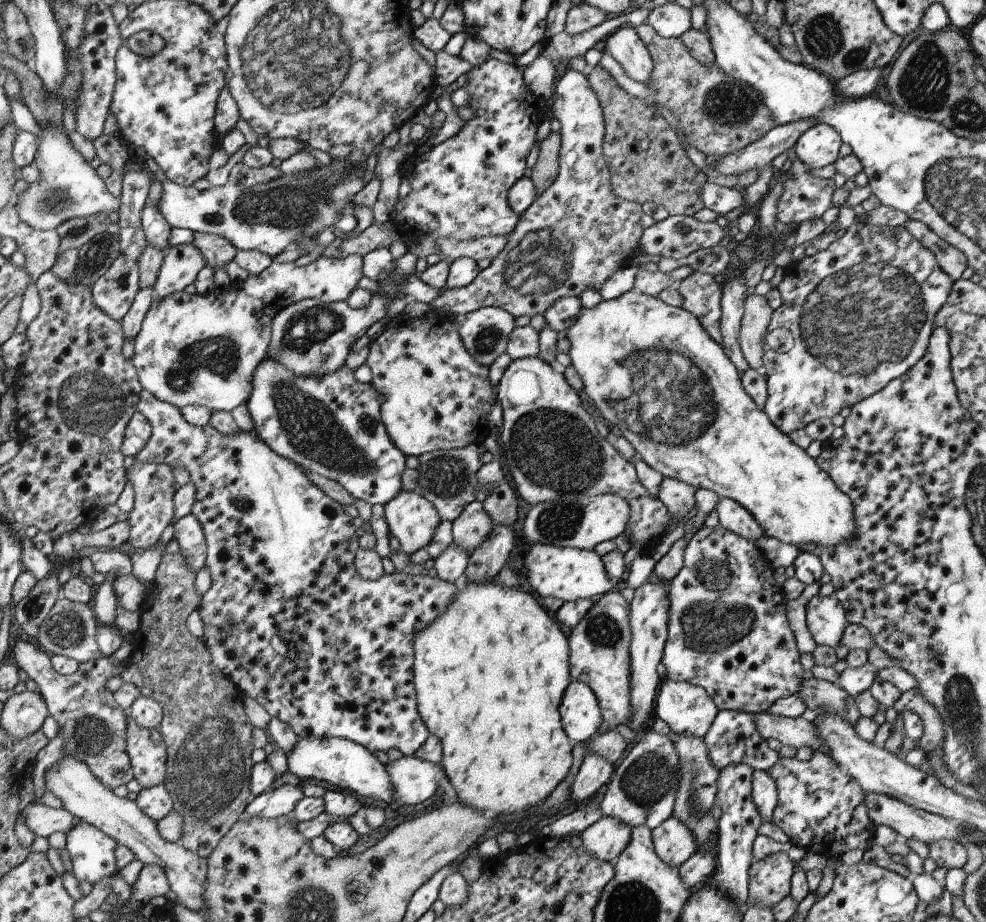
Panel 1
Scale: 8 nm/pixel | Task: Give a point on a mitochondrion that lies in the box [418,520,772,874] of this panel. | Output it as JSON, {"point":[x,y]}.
{"point":[715,619]}

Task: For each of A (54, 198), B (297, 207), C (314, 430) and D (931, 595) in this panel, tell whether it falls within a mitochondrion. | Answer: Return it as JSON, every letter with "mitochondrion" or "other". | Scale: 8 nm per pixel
{"A":"mitochondrion","B":"mitochondrion","C":"mitochondrion","D":"other"}

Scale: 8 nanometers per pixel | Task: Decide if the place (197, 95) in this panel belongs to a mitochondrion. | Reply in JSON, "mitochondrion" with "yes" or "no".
{"mitochondrion":"no"}

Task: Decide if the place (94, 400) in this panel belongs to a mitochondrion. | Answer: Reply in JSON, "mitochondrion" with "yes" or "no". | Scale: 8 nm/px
{"mitochondrion":"yes"}

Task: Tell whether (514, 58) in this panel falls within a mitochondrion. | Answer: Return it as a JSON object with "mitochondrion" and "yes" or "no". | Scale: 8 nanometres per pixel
{"mitochondrion":"no"}

